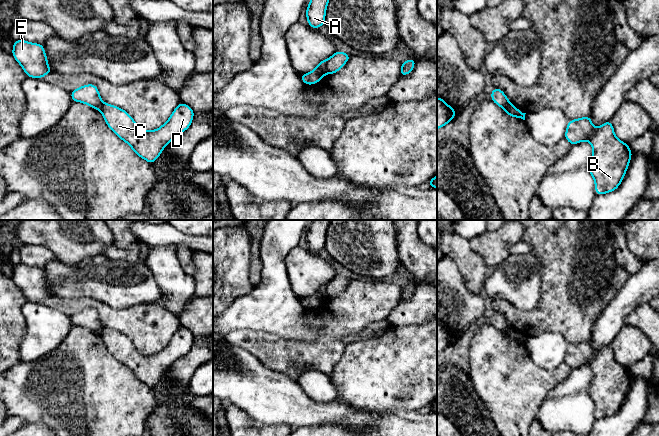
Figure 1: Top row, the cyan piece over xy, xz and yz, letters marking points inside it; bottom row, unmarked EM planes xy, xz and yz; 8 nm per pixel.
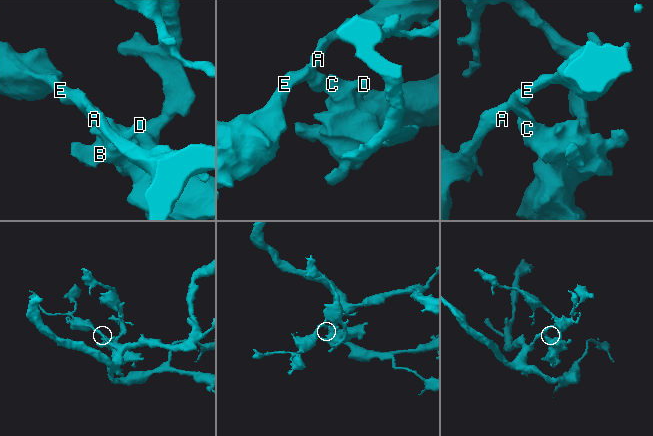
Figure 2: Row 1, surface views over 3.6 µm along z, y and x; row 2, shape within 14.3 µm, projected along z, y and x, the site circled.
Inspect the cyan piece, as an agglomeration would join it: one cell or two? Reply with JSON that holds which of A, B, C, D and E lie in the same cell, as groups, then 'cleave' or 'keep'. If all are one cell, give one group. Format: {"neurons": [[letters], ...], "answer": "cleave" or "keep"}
{"neurons": [["A", "E"], ["B", "C", "D"]], "answer": "cleave"}

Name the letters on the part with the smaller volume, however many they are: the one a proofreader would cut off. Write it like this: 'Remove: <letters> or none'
Remove: B, C, D

